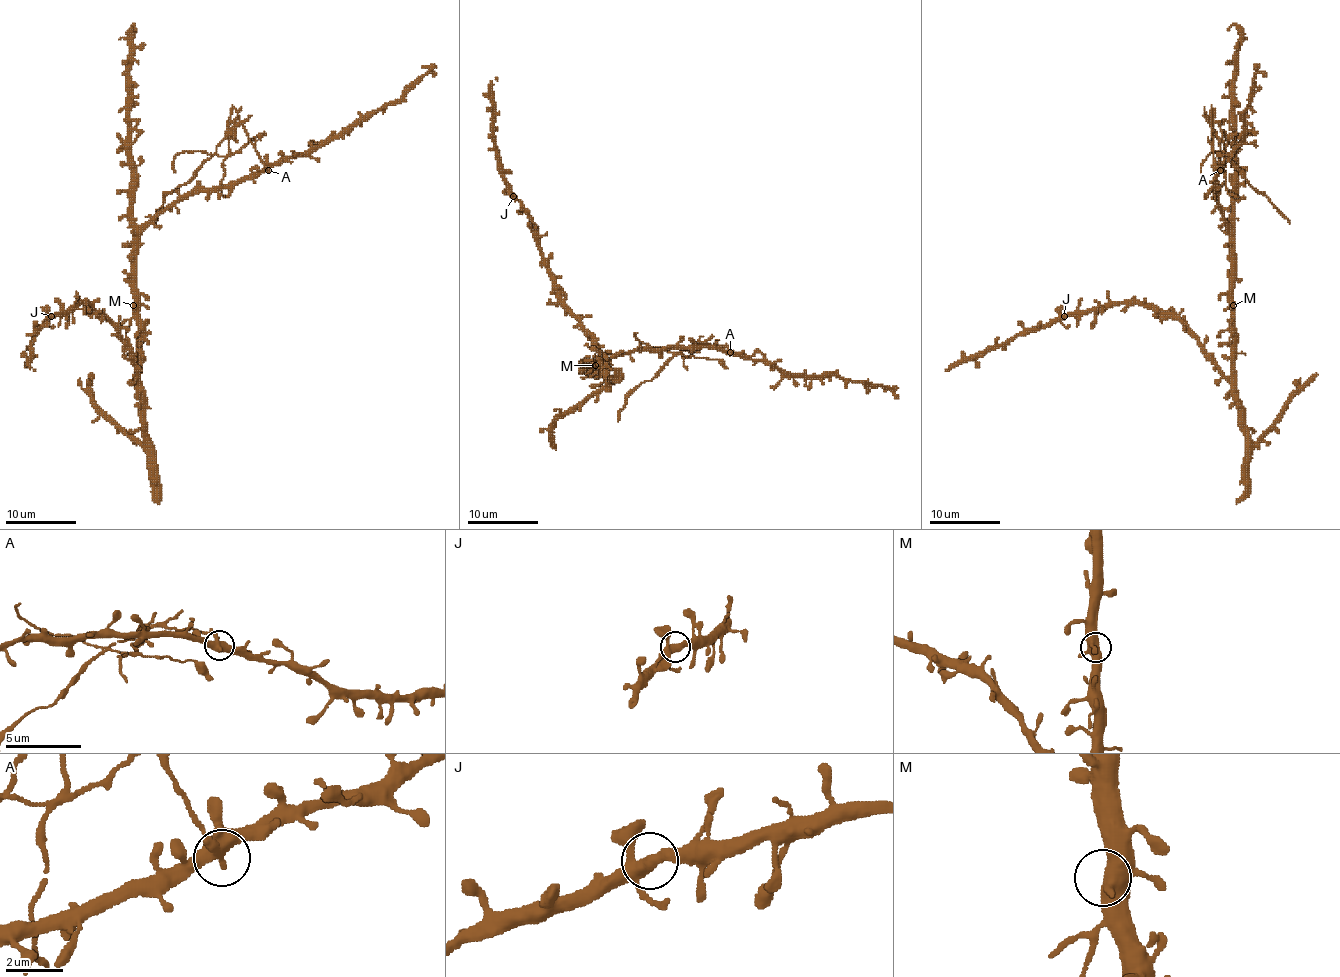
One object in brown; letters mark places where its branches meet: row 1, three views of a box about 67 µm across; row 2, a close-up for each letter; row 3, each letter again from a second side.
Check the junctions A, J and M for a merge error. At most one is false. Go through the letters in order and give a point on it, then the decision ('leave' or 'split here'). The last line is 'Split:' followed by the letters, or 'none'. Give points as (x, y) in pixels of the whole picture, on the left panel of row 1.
A: place (268, 170); split here
J: place (51, 316); leave
M: place (133, 305); leave
Split: A

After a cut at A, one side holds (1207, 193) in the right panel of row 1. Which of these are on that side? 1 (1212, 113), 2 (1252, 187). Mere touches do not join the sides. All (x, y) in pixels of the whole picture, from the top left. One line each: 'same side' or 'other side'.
1: other side
2: other side

